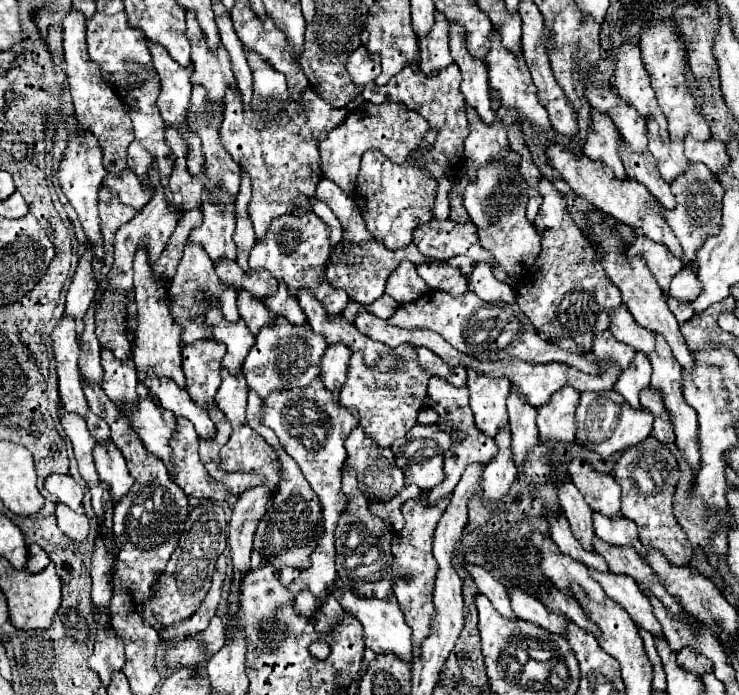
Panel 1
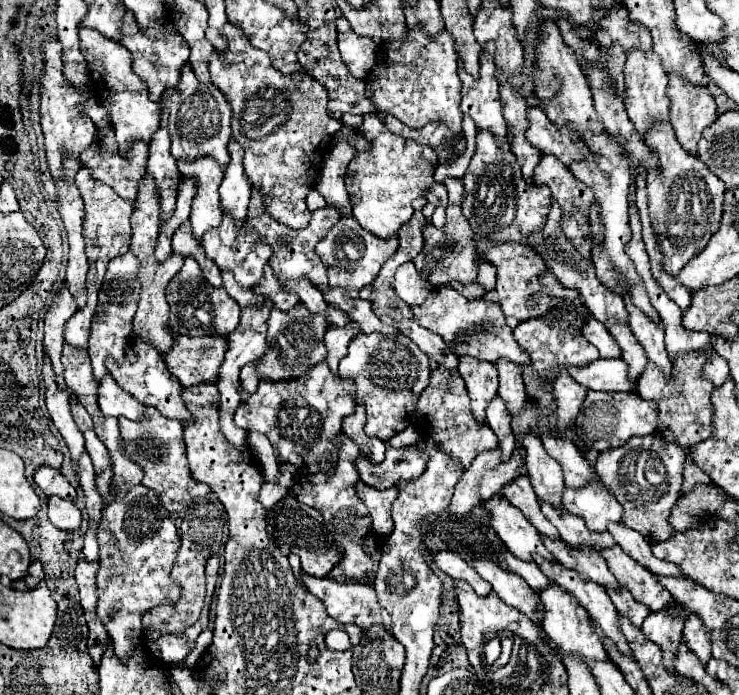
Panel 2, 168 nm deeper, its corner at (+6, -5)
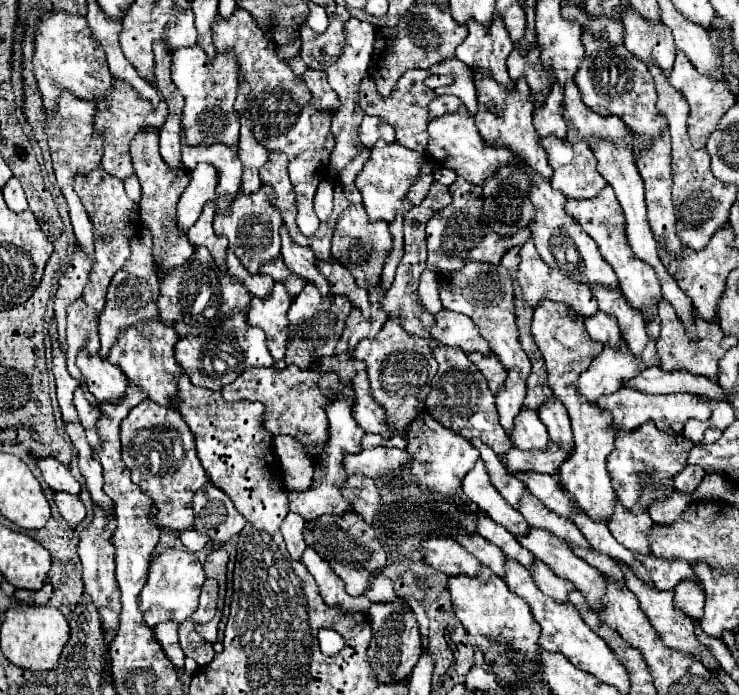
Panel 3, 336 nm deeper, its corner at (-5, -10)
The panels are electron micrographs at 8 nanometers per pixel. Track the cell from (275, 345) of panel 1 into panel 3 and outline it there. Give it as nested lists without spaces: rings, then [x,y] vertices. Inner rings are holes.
[[[306,283],[304,291],[294,299],[288,319],[290,319],[290,343],[286,349],[286,365],[296,365],[300,369],[308,369],[314,363],[314,357],[334,355],[336,343],[344,331],[344,319],[350,315],[350,301],[342,295],[332,295],[332,299],[324,299],[316,287]]]

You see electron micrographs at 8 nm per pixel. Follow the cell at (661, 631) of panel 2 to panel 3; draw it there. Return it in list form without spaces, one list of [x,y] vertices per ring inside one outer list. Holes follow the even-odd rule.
[[[682,579],[674,589],[676,607],[682,609],[688,617],[700,619],[704,611],[704,589],[698,583],[692,583],[692,579]]]

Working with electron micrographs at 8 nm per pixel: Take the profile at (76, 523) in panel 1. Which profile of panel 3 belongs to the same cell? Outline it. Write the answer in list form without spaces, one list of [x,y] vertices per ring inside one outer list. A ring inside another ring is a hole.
[[[60,491],[60,493],[56,493],[54,503],[56,503],[60,515],[72,525],[80,523],[86,517],[86,507],[78,495],[66,495],[64,491]]]

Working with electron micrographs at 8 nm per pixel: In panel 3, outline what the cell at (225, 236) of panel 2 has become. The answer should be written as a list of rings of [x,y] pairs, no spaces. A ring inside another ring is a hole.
[[[264,185],[256,195],[242,195],[242,191],[238,191],[228,207],[228,215],[214,215],[214,231],[228,237],[230,249],[250,273],[258,273],[262,263],[280,257],[280,225],[280,213],[268,203],[268,191],[264,191]]]

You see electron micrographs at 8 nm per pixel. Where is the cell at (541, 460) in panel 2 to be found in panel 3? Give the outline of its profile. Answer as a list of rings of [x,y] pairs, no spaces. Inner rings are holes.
[[[522,407],[520,415],[516,415],[510,439],[518,449],[544,449],[548,443],[548,431],[538,419],[536,411],[528,411],[528,407]]]

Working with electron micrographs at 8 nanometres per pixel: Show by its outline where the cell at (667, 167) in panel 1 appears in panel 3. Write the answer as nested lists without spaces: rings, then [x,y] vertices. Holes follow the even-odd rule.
[[[624,11],[624,45],[630,53],[634,53],[640,61],[658,61],[666,75],[670,75],[676,45],[672,39],[672,31],[664,27],[664,23],[644,23],[636,11]]]

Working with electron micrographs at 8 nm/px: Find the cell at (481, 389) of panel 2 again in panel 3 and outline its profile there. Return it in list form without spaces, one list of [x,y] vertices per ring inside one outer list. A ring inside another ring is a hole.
[[[468,353],[468,359],[482,371],[482,375],[488,379],[490,391],[496,395],[498,389],[504,385],[506,381],[506,371],[504,365],[500,363],[500,359],[496,359],[496,355],[480,355],[480,353]]]

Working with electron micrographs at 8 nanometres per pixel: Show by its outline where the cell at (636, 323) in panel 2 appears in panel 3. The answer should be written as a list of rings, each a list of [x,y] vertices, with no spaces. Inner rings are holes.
[[[606,185],[596,197],[592,199],[568,199],[566,201],[566,211],[572,219],[576,219],[582,227],[582,231],[586,231],[600,247],[604,259],[612,265],[616,277],[618,277],[618,283],[620,283],[620,289],[622,293],[626,295],[628,303],[642,311],[642,313],[648,313],[650,305],[658,305],[662,295],[660,295],[660,283],[656,279],[656,273],[652,271],[652,267],[648,267],[648,263],[636,259],[636,255],[632,253],[628,241],[626,241],[626,231],[624,231],[624,213],[622,213],[622,207],[612,191],[610,185]]]

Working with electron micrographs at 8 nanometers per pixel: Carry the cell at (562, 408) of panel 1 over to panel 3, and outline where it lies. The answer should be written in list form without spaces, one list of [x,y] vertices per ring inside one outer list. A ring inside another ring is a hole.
[[[652,319],[652,323],[646,321],[646,331],[648,331],[648,347],[644,347],[644,355],[640,355],[640,359],[636,359],[632,355],[632,351],[628,351],[628,345],[624,343],[624,339],[620,341],[620,347],[618,349],[612,349],[608,345],[604,345],[602,353],[594,359],[594,363],[588,367],[588,371],[584,371],[578,379],[578,389],[580,393],[590,401],[590,403],[596,403],[596,399],[600,395],[610,395],[614,391],[618,391],[626,379],[634,379],[640,371],[648,369],[648,367],[658,367],[660,365],[660,357],[656,355],[656,339],[660,337],[660,319]]]

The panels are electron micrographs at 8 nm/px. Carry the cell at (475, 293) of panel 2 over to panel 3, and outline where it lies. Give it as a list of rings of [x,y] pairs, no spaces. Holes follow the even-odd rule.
[[[468,261],[460,271],[442,273],[440,279],[440,301],[446,309],[468,315],[476,327],[480,329],[480,335],[490,343],[492,351],[500,357],[502,365],[506,369],[518,367],[520,375],[528,379],[530,375],[530,359],[520,347],[518,341],[518,327],[516,327],[516,313],[514,313],[514,281],[506,267],[502,265],[488,265],[488,263],[476,263]]]

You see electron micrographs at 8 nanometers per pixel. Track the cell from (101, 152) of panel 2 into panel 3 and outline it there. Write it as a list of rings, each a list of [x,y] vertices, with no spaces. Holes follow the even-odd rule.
[[[120,79],[112,81],[112,91],[108,91],[108,95],[104,97],[104,103],[100,103],[100,107],[96,109],[96,135],[100,135],[104,139],[102,167],[106,173],[124,181],[128,175],[134,173],[132,161],[130,161],[130,151],[128,151],[130,141],[144,125],[160,129],[166,119],[168,107],[166,107],[162,95],[160,95],[158,107],[152,107],[152,103],[148,103],[146,99],[140,99],[140,95],[136,95],[136,91],[132,91],[132,87],[128,87],[126,83],[120,83]]]

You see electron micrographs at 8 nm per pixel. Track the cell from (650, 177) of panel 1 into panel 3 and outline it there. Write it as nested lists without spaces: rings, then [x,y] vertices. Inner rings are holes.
[[[590,31],[582,33],[582,45],[586,55],[582,59],[580,71],[576,71],[576,85],[582,91],[584,103],[600,115],[620,117],[638,135],[648,135],[650,139],[658,137],[666,123],[664,115],[656,111],[658,95],[648,67],[640,63],[640,59],[636,59],[636,55],[632,55],[622,43],[610,45],[606,39],[600,39]]]

